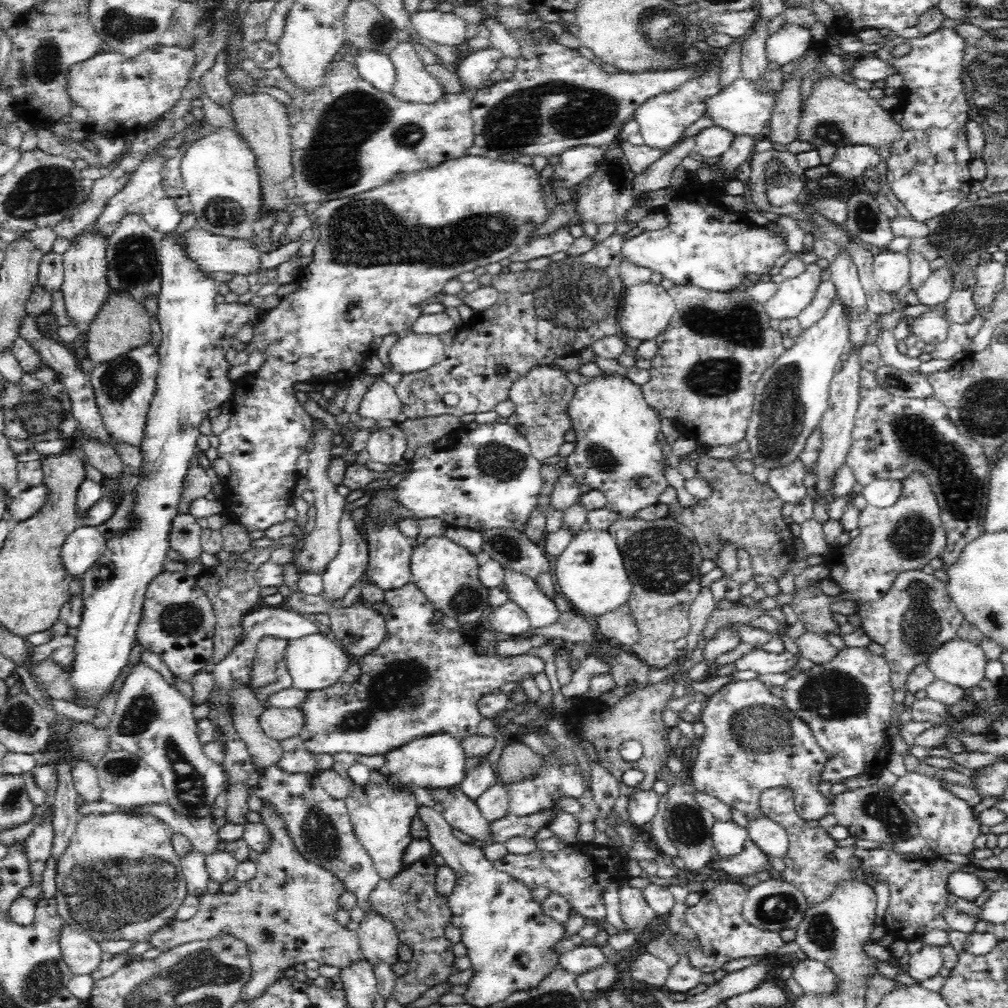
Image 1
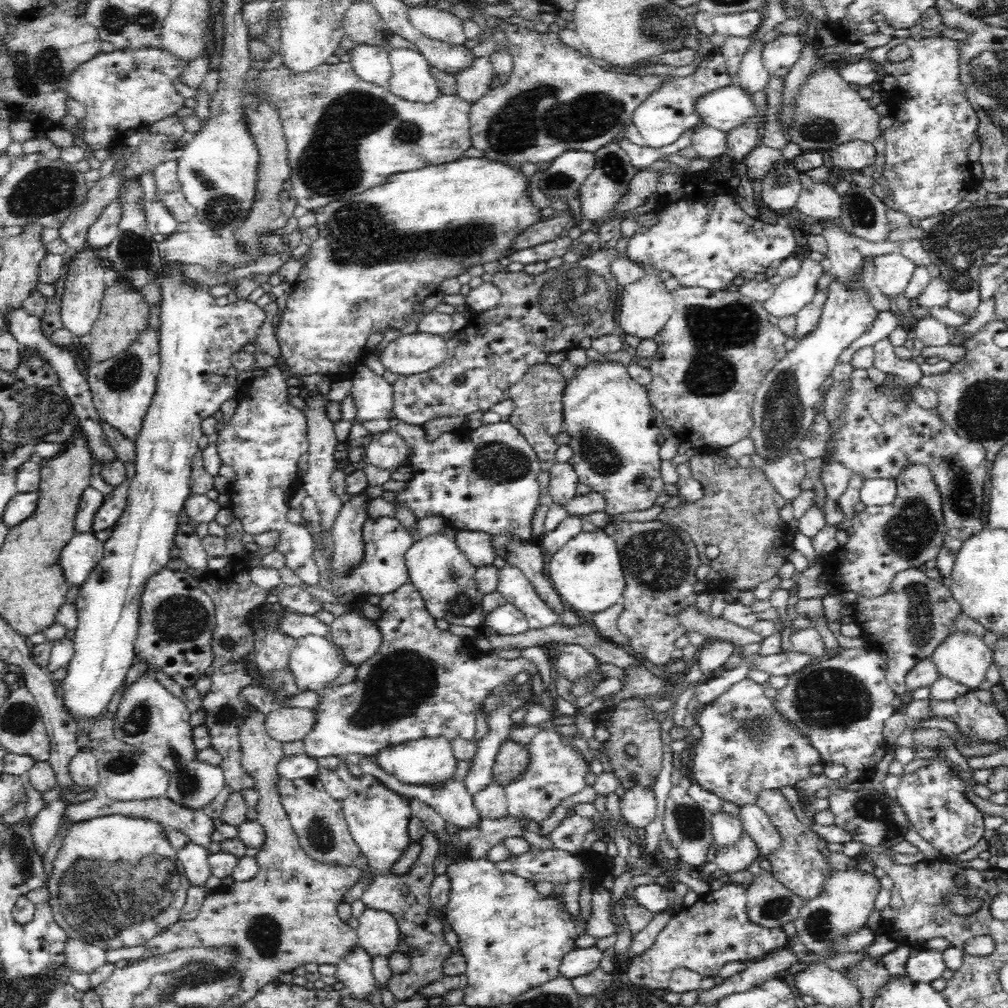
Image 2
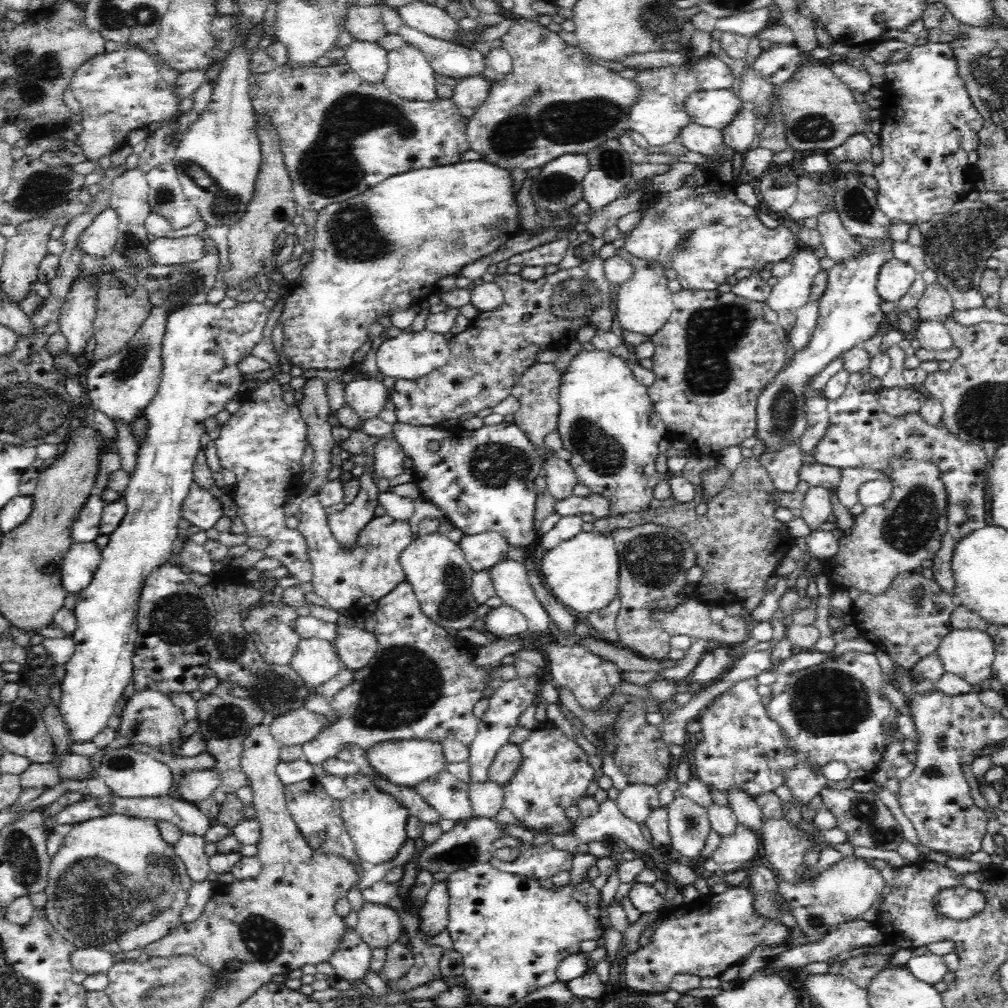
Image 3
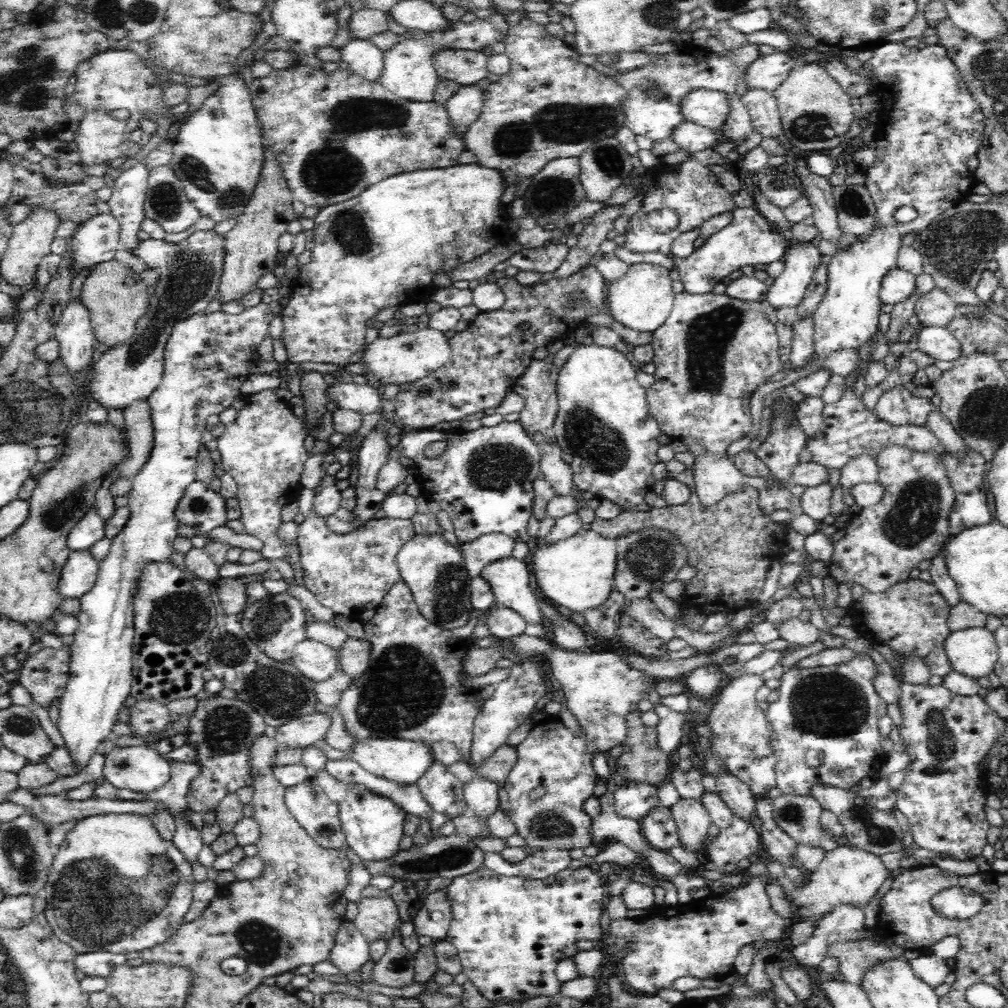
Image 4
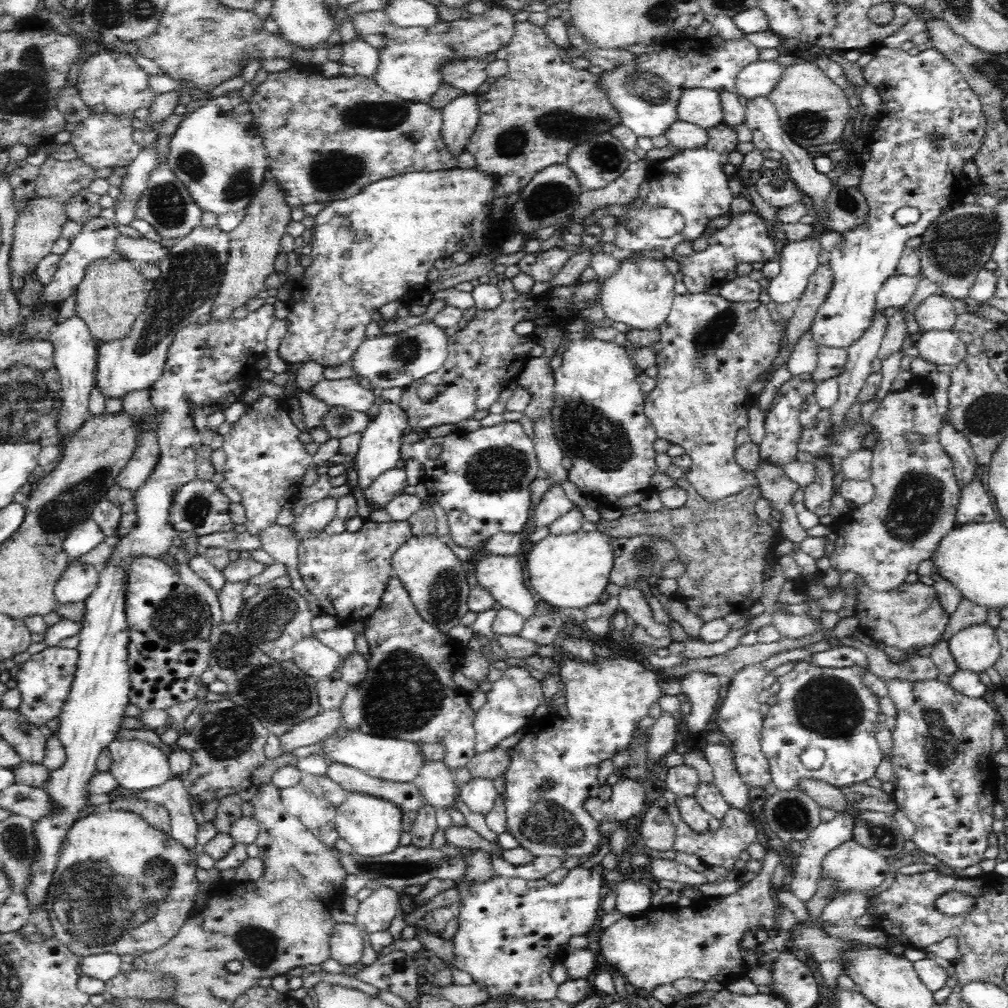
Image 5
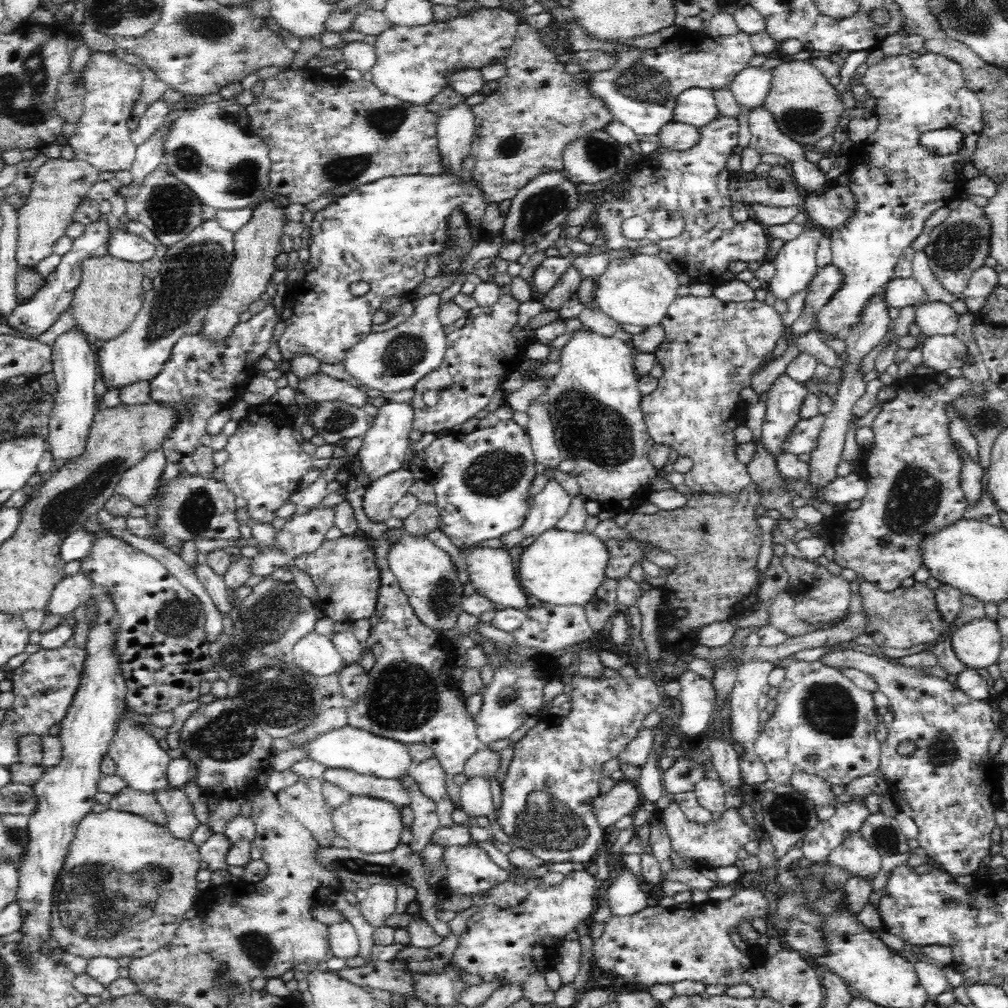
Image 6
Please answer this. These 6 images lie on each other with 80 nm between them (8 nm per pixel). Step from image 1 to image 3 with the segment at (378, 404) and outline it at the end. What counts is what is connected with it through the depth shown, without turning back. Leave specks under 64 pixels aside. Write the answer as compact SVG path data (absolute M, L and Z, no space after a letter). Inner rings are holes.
M354 374L359 377L346 386L346 406L352 407L362 421L377 417L391 397L391 392L375 376Z

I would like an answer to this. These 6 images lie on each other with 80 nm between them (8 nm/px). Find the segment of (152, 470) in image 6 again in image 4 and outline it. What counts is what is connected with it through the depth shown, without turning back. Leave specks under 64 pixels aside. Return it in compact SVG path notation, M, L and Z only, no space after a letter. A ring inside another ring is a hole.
M137 399L123 413L130 453L127 460L121 464L118 476L133 480L140 470L144 470L144 464L148 464L148 458L152 456L154 427L148 400Z

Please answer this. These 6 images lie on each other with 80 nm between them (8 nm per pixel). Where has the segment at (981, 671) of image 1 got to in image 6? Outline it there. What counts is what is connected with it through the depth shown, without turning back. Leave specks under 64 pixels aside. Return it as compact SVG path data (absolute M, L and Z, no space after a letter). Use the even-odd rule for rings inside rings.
M987 617L970 619L959 626L950 639L956 656L968 669L997 664L1002 648L997 621Z

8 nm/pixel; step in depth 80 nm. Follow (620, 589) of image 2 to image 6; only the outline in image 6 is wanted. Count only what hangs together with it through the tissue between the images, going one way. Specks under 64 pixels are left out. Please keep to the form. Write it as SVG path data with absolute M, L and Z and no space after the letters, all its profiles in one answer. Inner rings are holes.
M588 528L582 532L550 529L540 534L526 550L519 551L522 552L522 558L517 580L522 589L526 590L526 595L536 596L542 603L585 607L593 600L598 586L607 577L605 567L608 566L608 547Z

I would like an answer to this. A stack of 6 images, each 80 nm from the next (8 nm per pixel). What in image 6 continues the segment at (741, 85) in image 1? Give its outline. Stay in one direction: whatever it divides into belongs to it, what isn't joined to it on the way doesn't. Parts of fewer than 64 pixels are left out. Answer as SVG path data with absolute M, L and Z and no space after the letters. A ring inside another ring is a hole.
M688 89L676 100L673 121L694 126L707 126L720 116L714 91L710 89Z

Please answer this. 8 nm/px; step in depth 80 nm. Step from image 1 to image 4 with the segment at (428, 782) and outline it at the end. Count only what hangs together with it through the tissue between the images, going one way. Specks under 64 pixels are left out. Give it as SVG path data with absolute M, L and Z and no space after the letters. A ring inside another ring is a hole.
M356 738L346 751L346 758L380 778L403 785L417 784L418 778L435 763L430 748L428 743L402 738Z

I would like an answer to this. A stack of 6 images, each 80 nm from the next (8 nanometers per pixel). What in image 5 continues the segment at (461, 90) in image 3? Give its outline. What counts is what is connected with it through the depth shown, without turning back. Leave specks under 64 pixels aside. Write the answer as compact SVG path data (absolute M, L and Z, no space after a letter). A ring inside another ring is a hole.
M463 93L443 108L443 122L440 128L441 140L453 158L466 151L468 141L479 122L476 93Z

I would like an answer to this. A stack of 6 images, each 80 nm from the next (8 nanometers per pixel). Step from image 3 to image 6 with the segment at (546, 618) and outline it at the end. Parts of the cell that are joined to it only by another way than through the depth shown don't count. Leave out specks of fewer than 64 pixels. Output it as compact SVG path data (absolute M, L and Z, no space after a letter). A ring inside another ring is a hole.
M464 546L460 548L464 562L467 564L469 580L473 583L476 593L482 594L488 601L500 604L504 608L517 608L526 610L530 607L528 596L524 593L520 581L516 578L516 565L514 554L502 548Z

